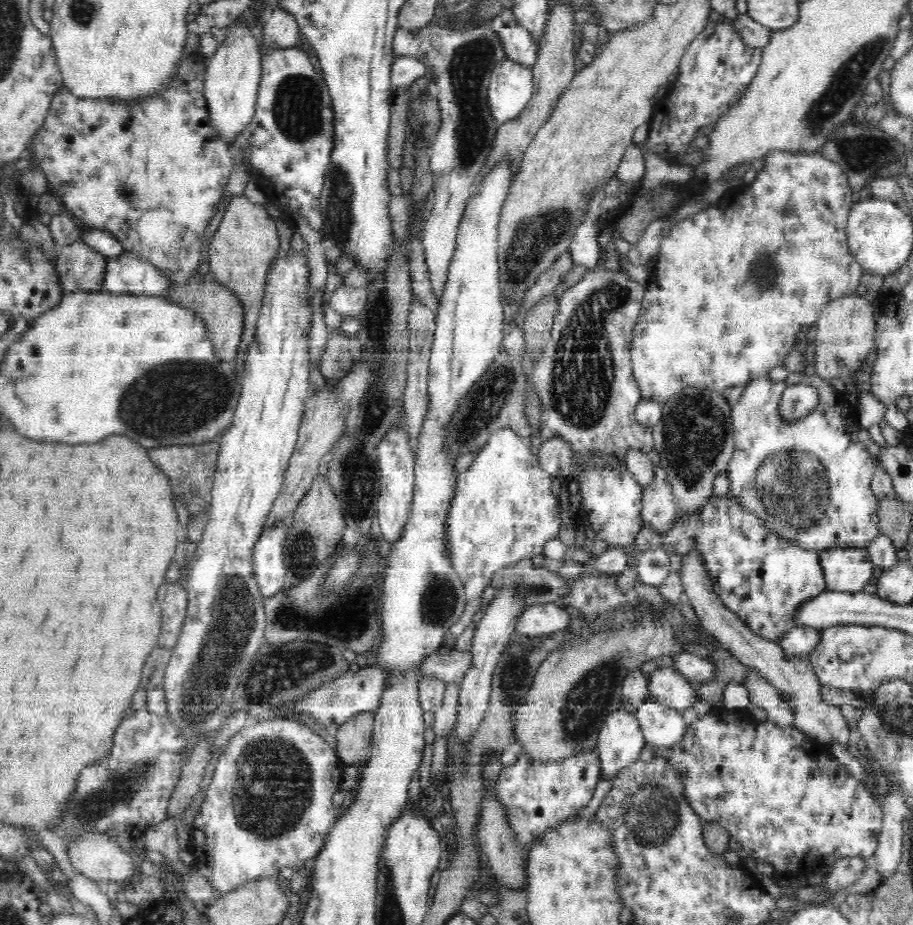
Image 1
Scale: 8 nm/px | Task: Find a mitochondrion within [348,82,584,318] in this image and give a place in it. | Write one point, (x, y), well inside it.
(534, 237)

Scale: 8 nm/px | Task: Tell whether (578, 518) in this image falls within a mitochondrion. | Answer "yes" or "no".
no

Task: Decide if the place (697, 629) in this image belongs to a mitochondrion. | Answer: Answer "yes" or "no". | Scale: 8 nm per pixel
no

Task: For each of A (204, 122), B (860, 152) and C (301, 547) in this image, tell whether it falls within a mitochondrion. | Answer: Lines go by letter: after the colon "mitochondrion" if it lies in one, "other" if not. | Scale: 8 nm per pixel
A: other
B: mitochondrion
C: mitochondrion

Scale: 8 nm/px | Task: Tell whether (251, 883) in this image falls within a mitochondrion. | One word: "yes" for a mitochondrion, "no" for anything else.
no

